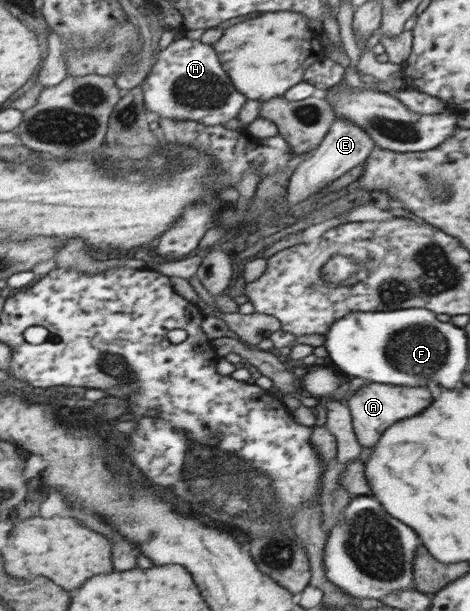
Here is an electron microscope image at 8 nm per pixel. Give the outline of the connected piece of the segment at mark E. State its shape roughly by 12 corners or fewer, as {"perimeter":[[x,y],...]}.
{"perimeter":[[338,117],[290,176],[286,199],[364,164],[374,141]]}

